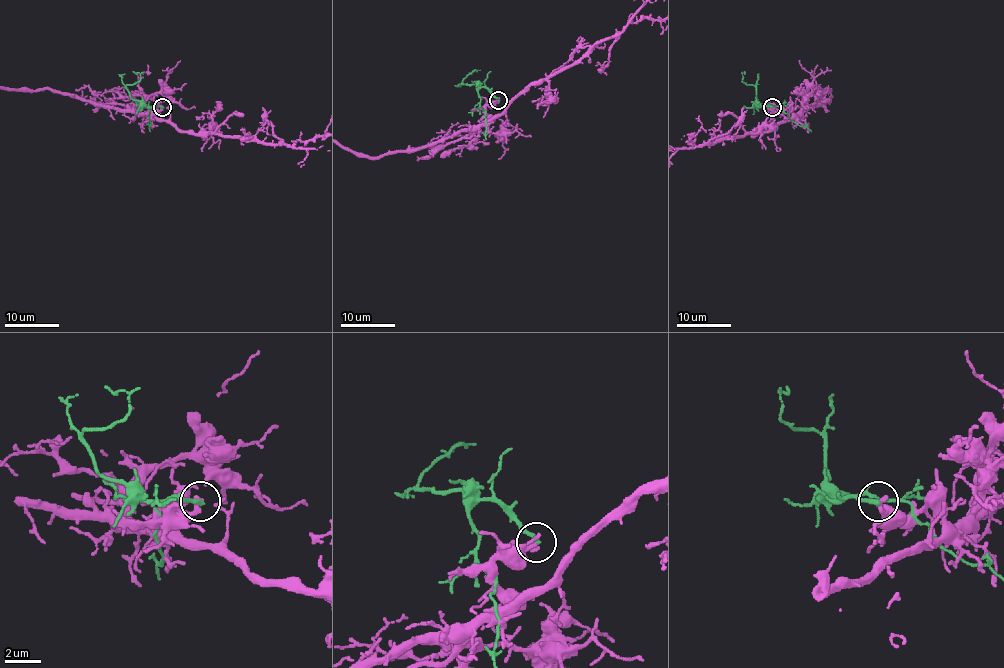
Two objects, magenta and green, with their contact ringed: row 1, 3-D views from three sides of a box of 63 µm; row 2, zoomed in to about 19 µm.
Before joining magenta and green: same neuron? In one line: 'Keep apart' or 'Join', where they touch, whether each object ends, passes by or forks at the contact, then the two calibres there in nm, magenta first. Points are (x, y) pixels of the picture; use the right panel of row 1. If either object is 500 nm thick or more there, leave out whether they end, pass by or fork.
Keep apart. Place: (772, 107). At the ring magenta ends. At the ring green ends. Thickness 320 nm (magenta) against 280 nm

